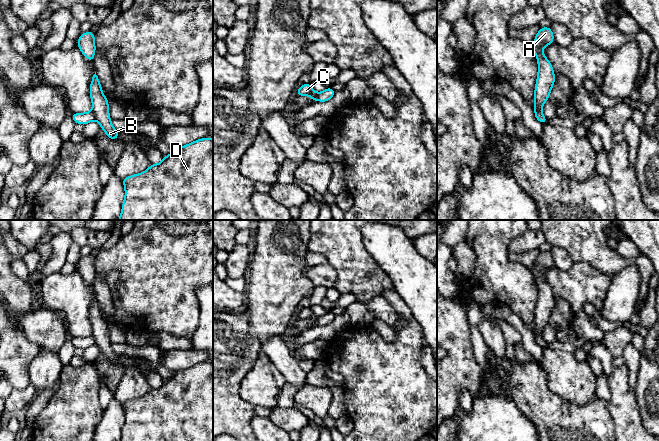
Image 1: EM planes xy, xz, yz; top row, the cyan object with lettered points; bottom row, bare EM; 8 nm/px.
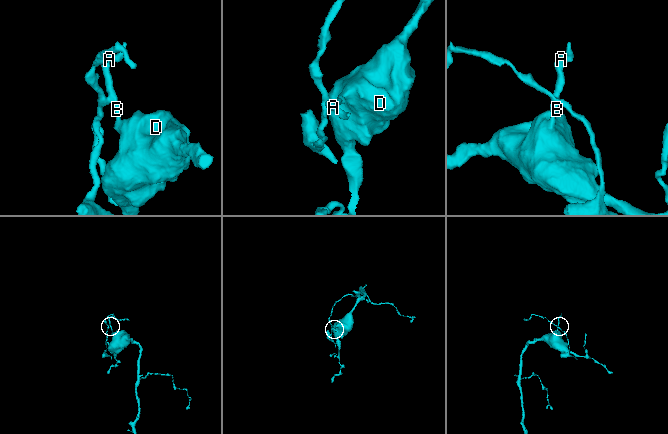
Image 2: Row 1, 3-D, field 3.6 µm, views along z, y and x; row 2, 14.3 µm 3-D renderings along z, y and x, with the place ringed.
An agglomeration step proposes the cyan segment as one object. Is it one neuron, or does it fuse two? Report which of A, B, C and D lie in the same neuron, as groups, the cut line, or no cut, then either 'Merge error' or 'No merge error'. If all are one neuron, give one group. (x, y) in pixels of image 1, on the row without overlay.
Groups: A B D / C. Split along xy (91, 335), (96, 342). Merge error

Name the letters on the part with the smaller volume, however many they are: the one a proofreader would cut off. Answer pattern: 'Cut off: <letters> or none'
Cut off: C

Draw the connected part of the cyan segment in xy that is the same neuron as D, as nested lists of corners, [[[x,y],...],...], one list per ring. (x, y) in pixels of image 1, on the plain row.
[[[213,363],[174,372],[161,387],[122,405],[125,423],[119,441],[213,441]]]

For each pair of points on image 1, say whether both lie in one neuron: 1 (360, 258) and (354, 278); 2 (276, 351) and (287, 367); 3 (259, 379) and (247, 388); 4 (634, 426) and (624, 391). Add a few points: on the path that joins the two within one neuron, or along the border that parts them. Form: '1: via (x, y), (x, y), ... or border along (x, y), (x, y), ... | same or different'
1: via (356, 263), (356, 273) | same
2: via (280, 355), (286, 363) | same
3: via (256, 382), (250, 388) | same
4: via (626, 417), (624, 400) | same

